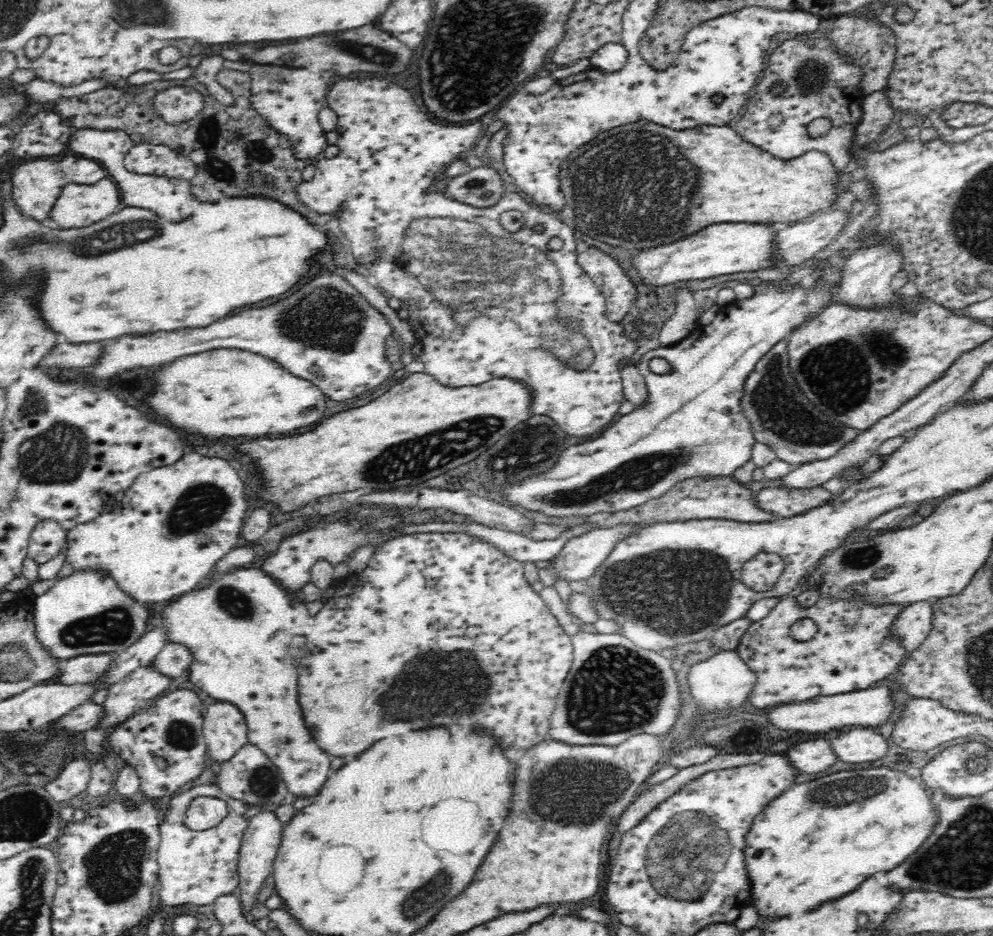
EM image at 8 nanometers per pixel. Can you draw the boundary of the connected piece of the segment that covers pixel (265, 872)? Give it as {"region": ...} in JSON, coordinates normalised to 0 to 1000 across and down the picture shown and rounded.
{"region":[[[274,863],[264,865],[260,871],[255,872],[252,876],[252,882],[246,891],[246,900],[244,900],[244,908],[242,908],[242,947],[241,958],[245,966],[245,978],[250,980],[250,974],[256,972],[256,960],[258,955],[265,949],[265,942],[276,932],[276,919],[280,915],[280,908],[284,902],[285,887],[290,878],[280,876],[278,868]]]}

